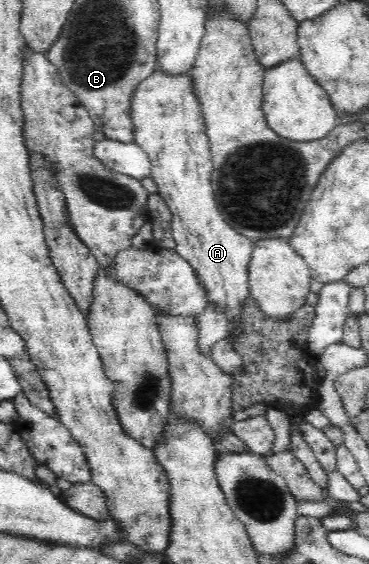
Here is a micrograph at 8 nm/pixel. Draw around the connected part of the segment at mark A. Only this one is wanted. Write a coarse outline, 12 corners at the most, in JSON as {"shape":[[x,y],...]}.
{"shape":[[190,73],[132,97],[175,251],[234,346],[255,244],[232,229]]}

